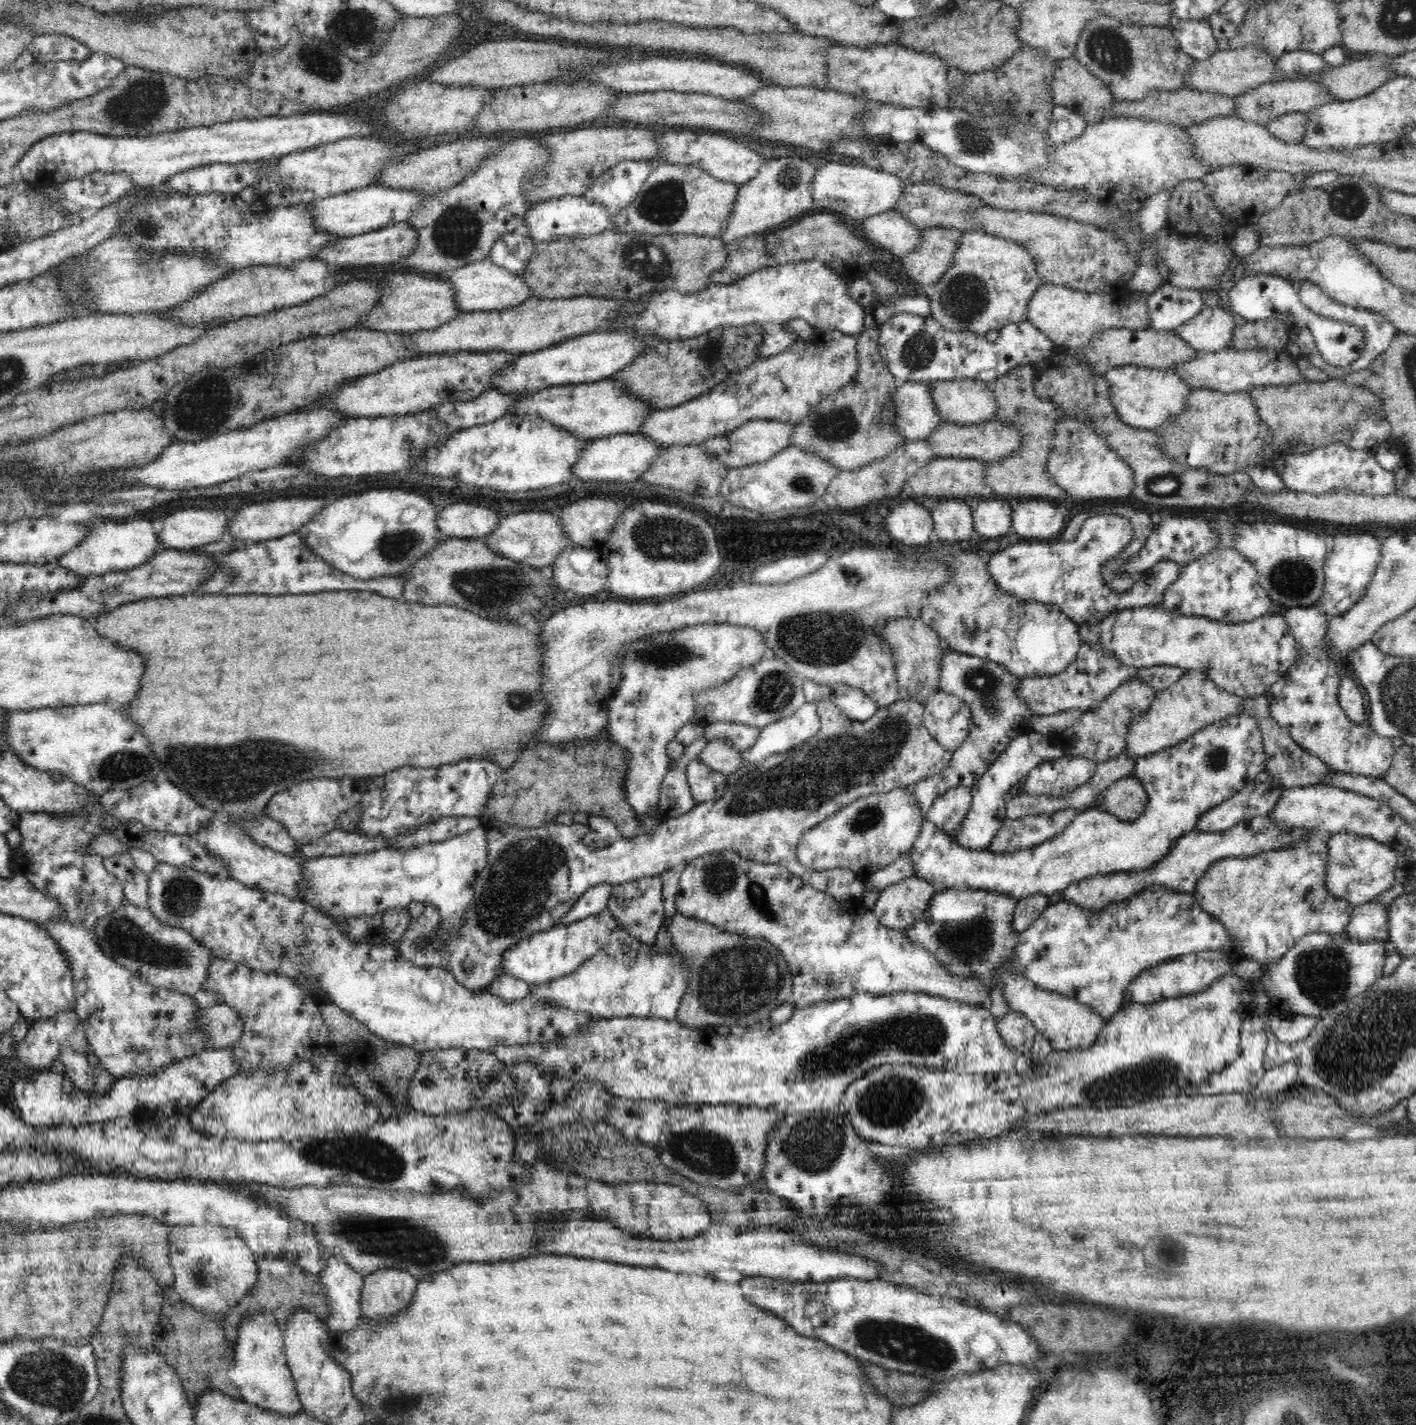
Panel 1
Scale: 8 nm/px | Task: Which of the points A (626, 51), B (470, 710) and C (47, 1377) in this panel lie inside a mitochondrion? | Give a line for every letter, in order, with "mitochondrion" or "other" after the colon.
A: other
B: other
C: mitochondrion

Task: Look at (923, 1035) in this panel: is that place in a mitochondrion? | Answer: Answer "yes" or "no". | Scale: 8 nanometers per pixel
yes

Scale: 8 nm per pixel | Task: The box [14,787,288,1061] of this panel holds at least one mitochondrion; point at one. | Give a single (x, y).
(126, 939)

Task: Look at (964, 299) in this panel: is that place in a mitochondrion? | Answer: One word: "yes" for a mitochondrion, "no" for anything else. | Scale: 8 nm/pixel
yes

